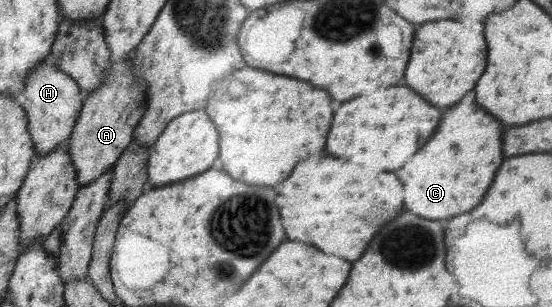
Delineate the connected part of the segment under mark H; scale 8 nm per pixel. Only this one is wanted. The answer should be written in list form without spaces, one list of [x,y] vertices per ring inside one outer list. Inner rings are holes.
[[[46,58],[30,73],[30,78],[26,79],[26,88],[18,101],[28,113],[29,131],[33,136],[37,155],[46,155],[62,146],[72,136],[85,104],[85,95],[73,76]]]

